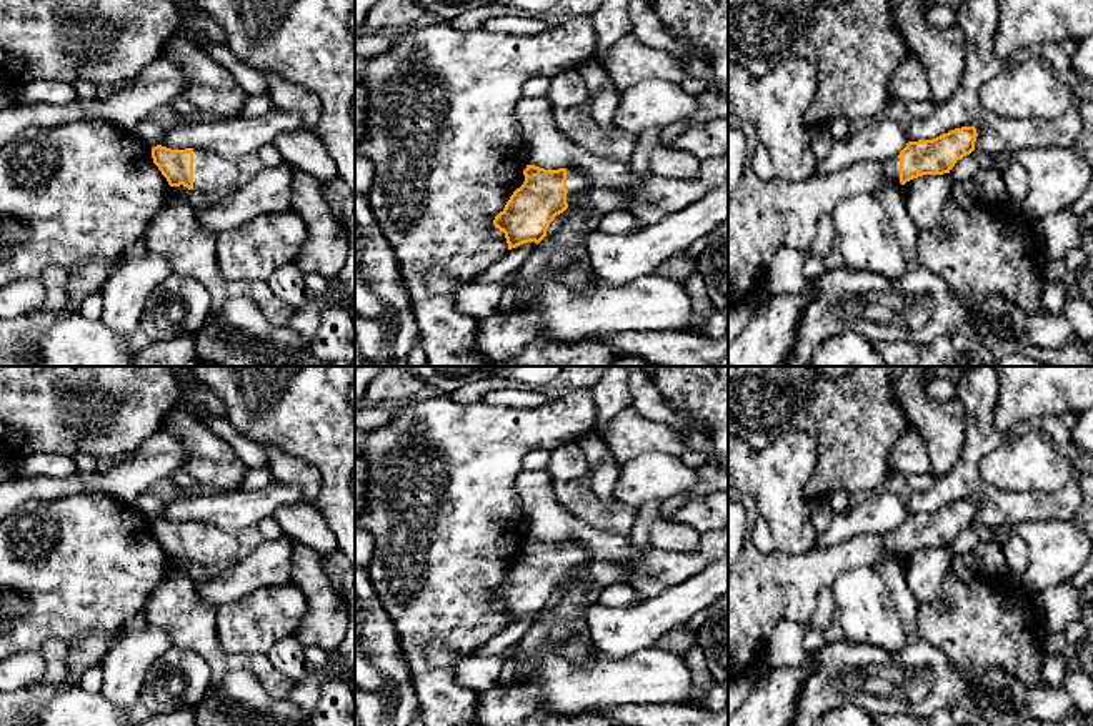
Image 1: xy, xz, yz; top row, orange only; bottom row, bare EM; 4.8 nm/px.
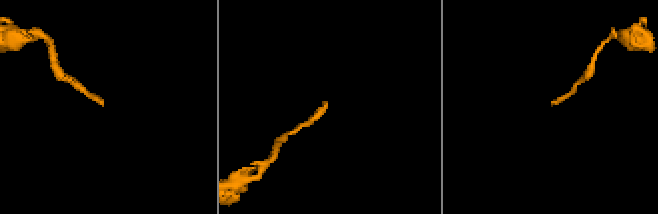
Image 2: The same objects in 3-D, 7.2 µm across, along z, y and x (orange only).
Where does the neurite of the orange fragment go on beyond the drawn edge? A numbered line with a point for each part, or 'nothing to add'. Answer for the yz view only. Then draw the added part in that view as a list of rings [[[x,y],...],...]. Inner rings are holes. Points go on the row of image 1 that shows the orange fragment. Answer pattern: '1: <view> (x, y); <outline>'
1: yz (890, 167); [[[898,157],[881,162],[881,165],[883,165],[885,177],[900,183],[900,158]]]

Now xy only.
1: xy (214, 175); [[[193,148],[193,190],[223,196],[238,188],[237,178],[237,162]]]

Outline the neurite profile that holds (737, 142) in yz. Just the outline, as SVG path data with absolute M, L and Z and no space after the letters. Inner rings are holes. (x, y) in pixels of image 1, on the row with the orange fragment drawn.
M728 128L728 200L741 182L746 155L746 137L738 128Z

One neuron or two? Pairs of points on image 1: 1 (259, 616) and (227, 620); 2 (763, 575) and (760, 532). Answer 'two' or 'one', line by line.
1: one
2: two

